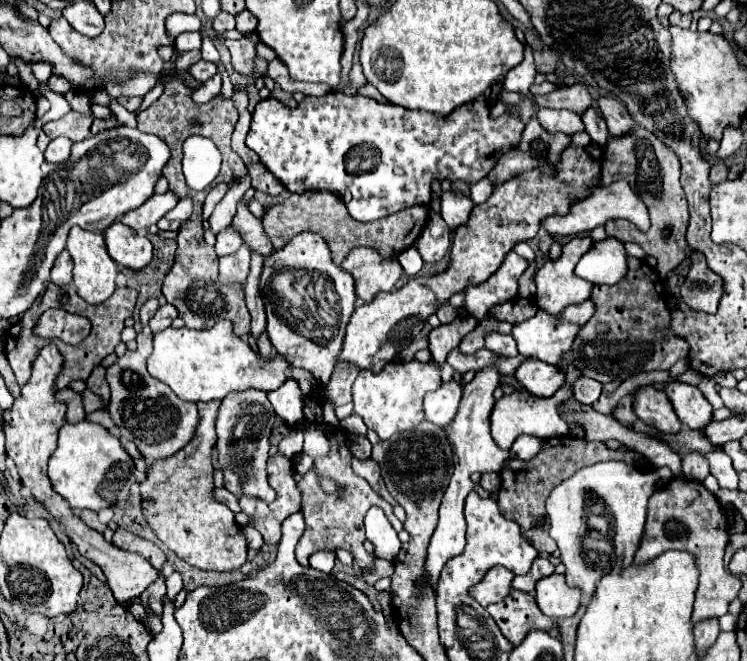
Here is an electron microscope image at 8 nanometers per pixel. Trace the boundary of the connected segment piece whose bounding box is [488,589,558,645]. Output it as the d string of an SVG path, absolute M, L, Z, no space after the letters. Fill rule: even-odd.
M512 589L504 601L490 605L488 613L492 615L492 619L500 627L502 635L512 645L520 645L522 639L526 637L526 633L530 633L532 629L540 629L552 637L558 637L556 621L546 617L536 607L536 601L530 593L522 593L522 591Z

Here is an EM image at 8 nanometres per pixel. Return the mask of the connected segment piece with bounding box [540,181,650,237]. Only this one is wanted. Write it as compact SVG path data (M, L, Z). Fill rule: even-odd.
M616 181L608 187L592 187L590 195L584 199L578 199L570 205L570 211L566 215L552 215L544 219L540 225L550 233L550 235L578 235L578 233L588 233L598 225L604 225L608 219L630 219L640 231L648 231L650 219L648 211L644 207L644 201L630 189L628 183Z

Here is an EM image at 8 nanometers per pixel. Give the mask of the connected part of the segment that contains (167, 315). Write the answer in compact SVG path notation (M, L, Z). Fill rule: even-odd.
M162 303L162 305L158 307L158 311L154 313L154 317L150 319L150 329L156 333L156 331L162 331L162 329L170 327L170 323L172 323L174 317L178 317L176 307L170 305L170 303Z

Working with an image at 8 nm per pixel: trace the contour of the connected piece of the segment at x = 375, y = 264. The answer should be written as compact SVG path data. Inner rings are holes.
M368 247L352 249L340 267L354 277L356 297L364 303L370 303L380 291L392 291L402 275L396 257L384 259Z

